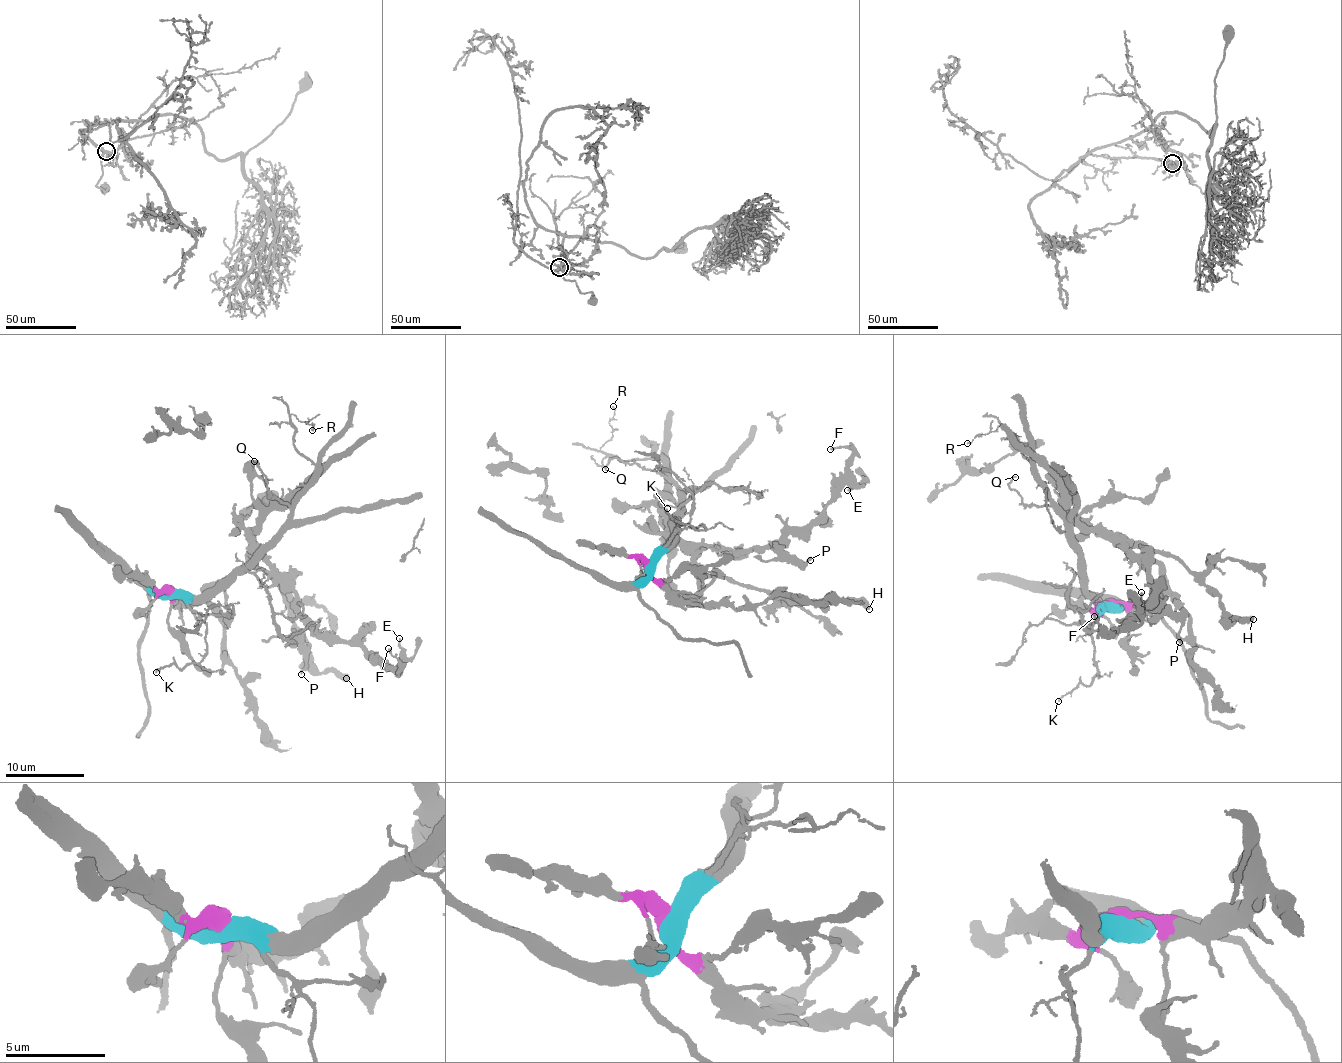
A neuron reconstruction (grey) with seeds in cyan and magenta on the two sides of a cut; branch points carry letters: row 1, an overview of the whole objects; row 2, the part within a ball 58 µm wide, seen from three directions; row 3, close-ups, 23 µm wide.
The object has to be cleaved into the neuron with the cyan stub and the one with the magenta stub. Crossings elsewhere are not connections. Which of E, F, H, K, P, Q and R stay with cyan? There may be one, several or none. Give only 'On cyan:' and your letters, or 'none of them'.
On cyan: K, Q, R

